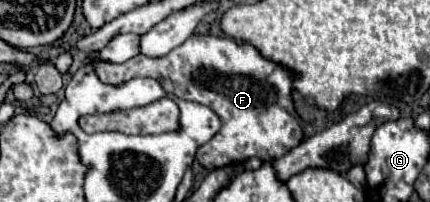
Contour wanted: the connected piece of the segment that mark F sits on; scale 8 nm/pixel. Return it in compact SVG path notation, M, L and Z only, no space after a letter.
M193 34L161 58L137 54L123 64L97 60L95 72L107 84L121 84L123 80L149 76L159 80L167 94L209 106L221 120L221 130L197 150L197 160L209 170L245 162L253 156L275 160L295 148L303 138L299 122L291 116L291 72L263 58L251 44L239 44L227 36Z

